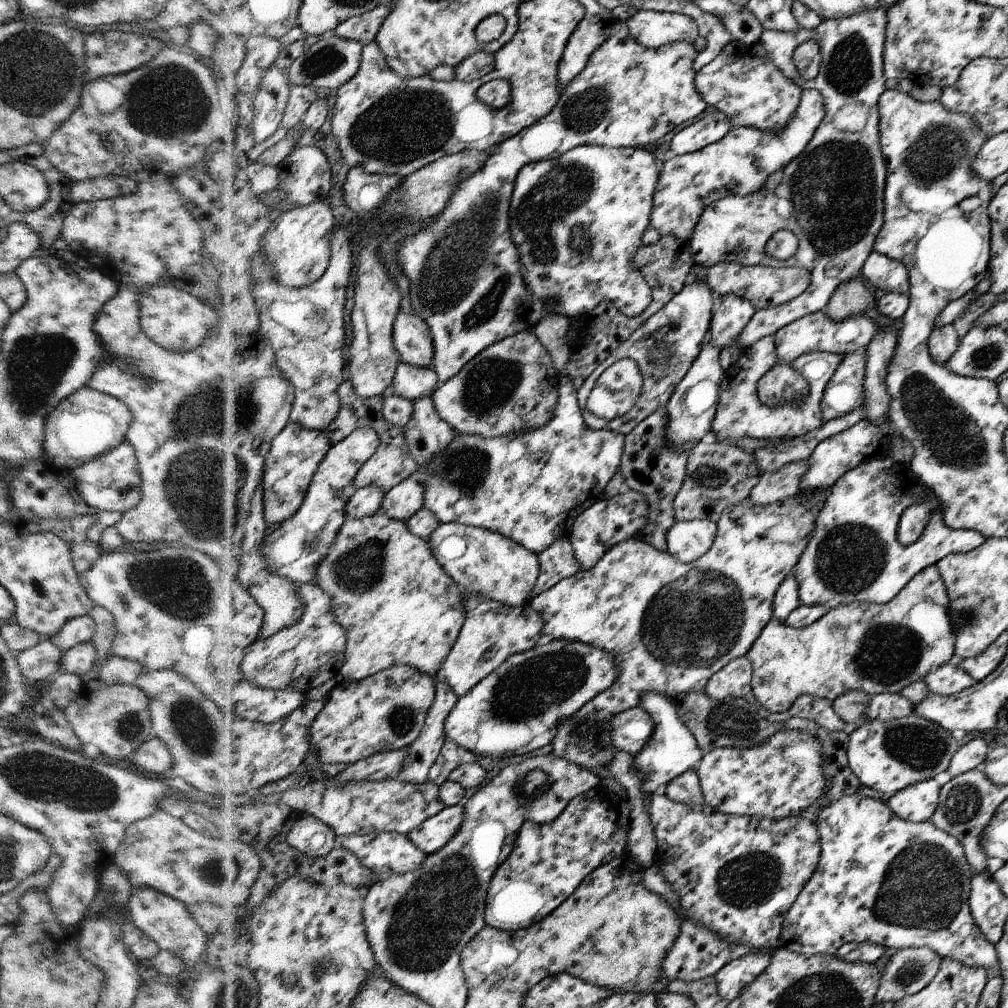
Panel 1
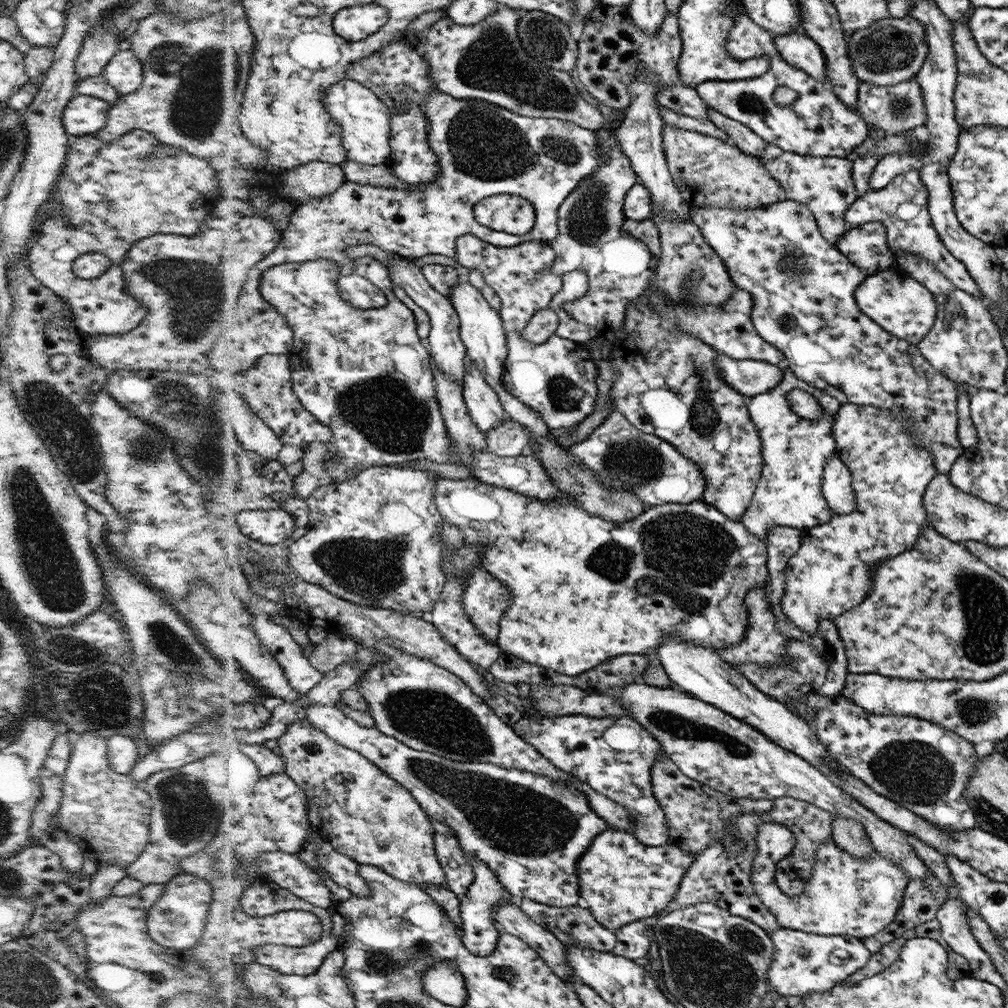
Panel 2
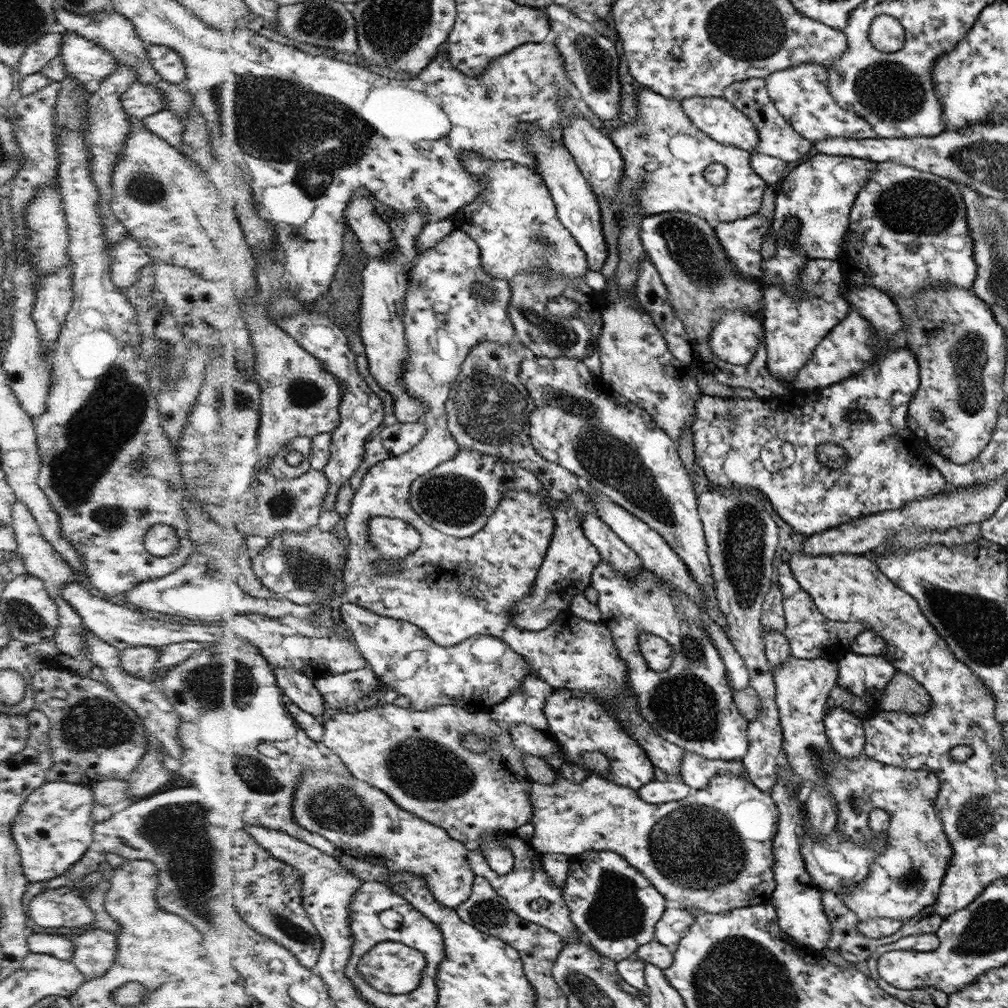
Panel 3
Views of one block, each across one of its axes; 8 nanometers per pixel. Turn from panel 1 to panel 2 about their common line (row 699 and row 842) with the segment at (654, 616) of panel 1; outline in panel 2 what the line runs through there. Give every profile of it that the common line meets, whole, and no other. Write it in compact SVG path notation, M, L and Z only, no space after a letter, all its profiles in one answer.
M609 828L592 840L592 845L588 846L588 850L582 854L577 865L580 896L583 904L594 915L594 919L615 933L630 922L642 920L642 918L653 918L660 910L667 908L668 904L674 900L674 896L678 894L680 882L686 877L694 863L695 856L690 851L680 849L675 843L648 846L629 832Z

